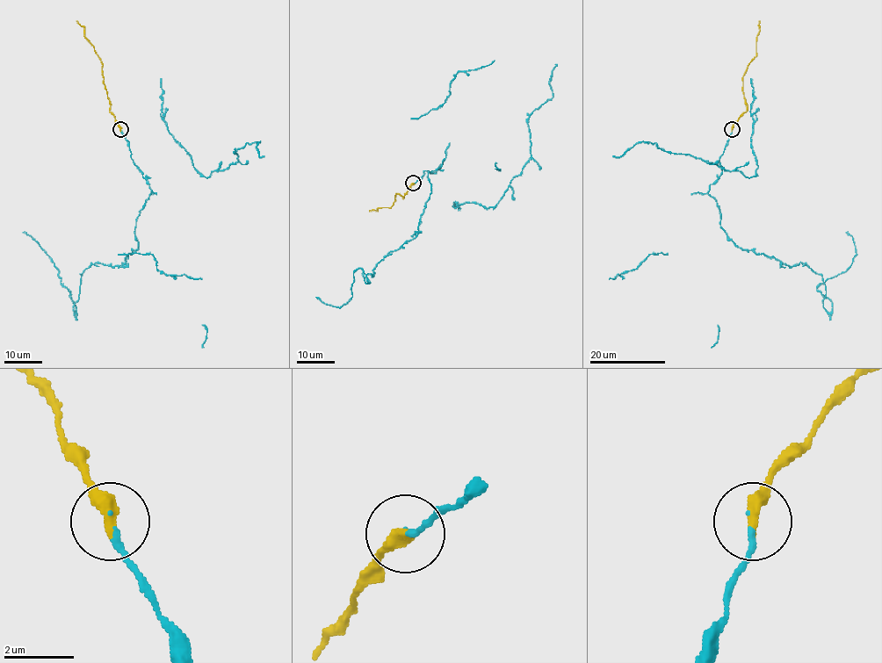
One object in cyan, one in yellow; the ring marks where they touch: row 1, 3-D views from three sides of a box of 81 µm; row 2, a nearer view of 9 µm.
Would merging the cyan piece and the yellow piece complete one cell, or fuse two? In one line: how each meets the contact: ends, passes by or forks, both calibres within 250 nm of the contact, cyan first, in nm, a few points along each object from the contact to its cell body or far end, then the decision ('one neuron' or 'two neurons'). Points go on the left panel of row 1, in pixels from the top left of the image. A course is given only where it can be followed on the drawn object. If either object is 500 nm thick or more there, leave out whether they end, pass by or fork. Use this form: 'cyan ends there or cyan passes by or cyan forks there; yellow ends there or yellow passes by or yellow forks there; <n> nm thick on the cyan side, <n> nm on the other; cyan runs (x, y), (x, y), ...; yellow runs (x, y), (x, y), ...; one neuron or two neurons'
cyan ends there; yellow ends there; 170 nm thick on the cyan side, 420 nm on the other; cyan runs (120, 129), (151, 191), (139, 247), (119, 266), (95, 263), (80, 275), (75, 313), (52, 258), (23, 232); yellow runs (120, 129), (109, 111), (103, 63), (86, 37), (83, 27), (76, 21); one neuron

